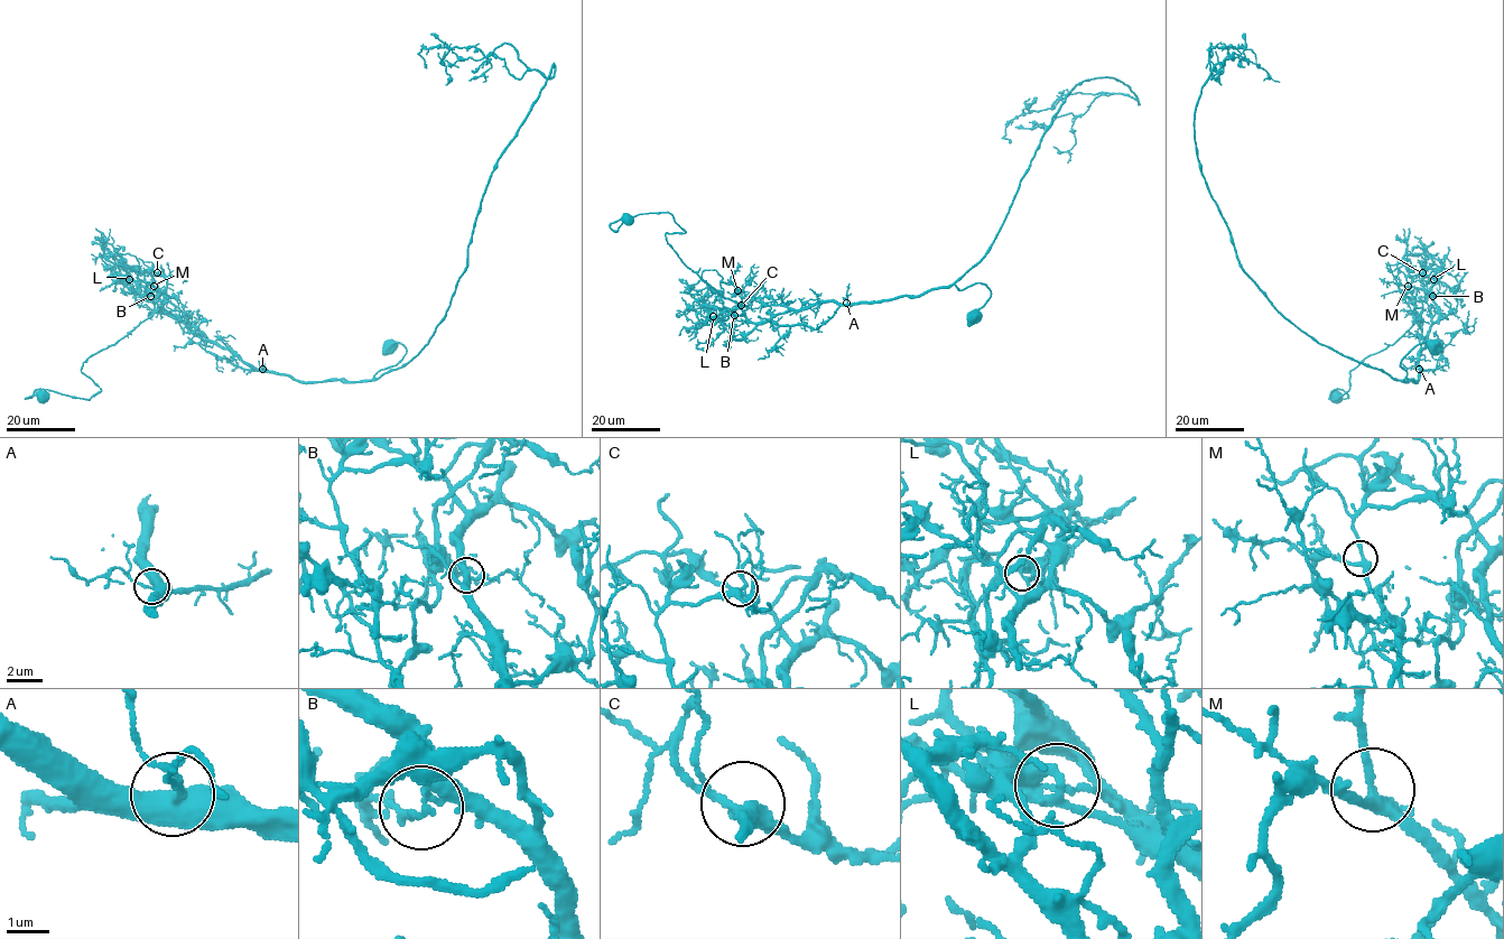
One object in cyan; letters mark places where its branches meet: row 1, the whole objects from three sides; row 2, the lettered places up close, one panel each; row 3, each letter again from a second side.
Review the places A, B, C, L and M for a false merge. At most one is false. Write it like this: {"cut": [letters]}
{"cut": ["L"]}

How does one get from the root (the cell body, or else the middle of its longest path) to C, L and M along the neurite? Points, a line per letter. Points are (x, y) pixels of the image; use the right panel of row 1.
C: (1432, 344), (1409, 351), (1401, 381), (1417, 380), (1427, 343), (1407, 281), (1422, 272)
L: (1432, 344), (1409, 351), (1401, 381), (1417, 380), (1419, 354), (1439, 318), (1433, 278)
M: (1432, 344), (1423, 342), (1409, 351), (1400, 364), (1407, 372), (1401, 381), (1417, 380), (1427, 343), (1408, 286)

